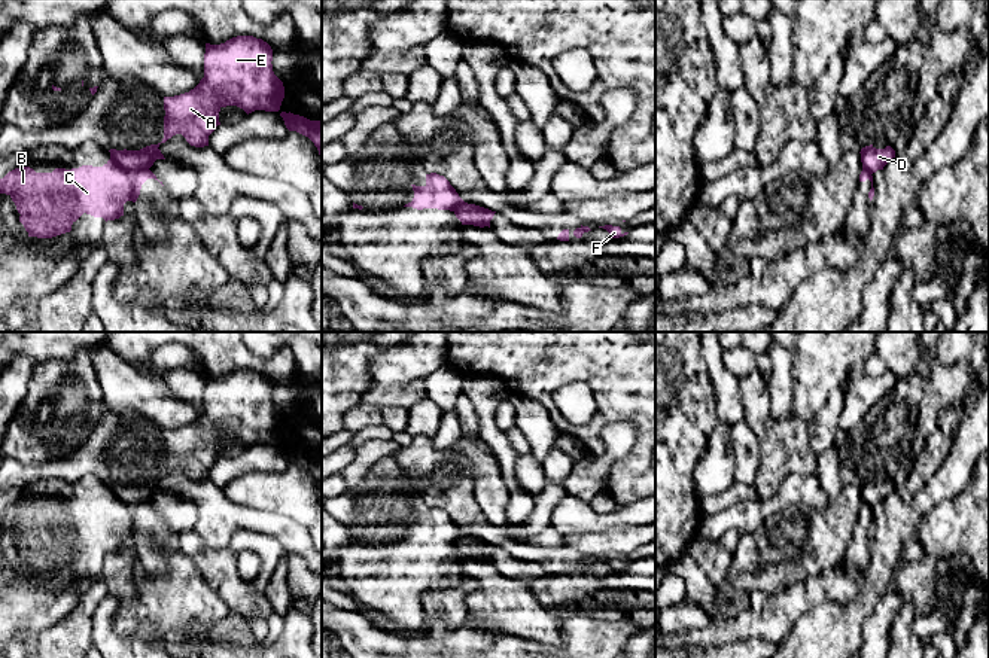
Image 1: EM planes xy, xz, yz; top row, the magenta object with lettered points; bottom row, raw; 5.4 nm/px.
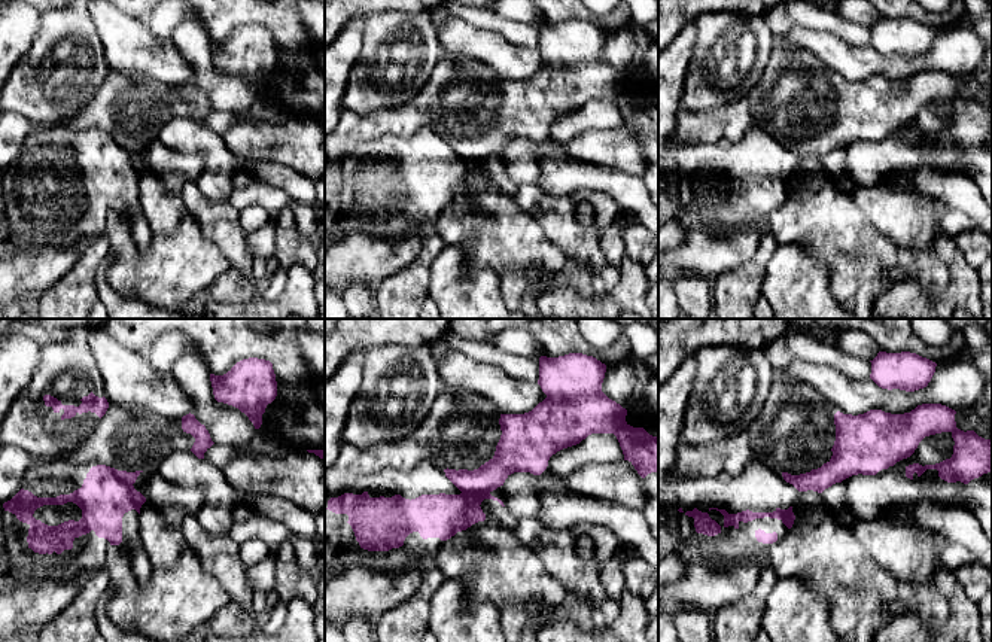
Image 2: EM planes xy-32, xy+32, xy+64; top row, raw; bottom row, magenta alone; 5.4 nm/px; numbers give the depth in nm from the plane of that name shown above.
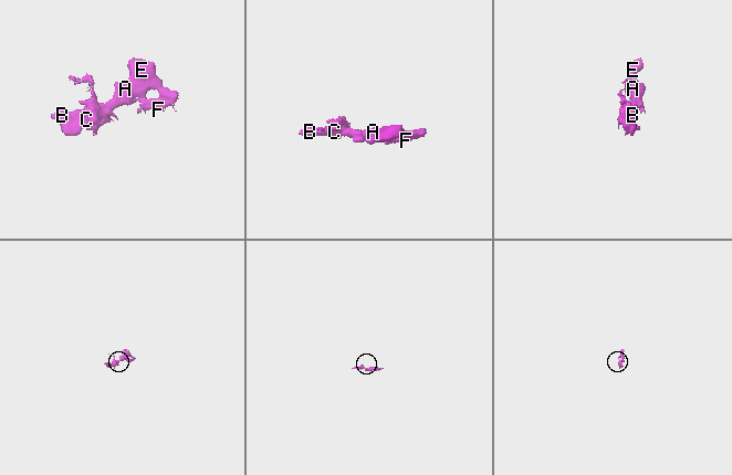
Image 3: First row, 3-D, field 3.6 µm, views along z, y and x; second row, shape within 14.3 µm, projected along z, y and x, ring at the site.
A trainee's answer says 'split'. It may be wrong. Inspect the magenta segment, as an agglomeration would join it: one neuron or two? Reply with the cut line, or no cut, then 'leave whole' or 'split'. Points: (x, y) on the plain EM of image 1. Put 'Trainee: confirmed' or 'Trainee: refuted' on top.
Trainee: confirmed
cut xy (110, 490), (125, 502), (148, 503); split

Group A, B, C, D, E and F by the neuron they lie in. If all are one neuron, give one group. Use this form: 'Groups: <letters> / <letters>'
Groups: A D E F / B C

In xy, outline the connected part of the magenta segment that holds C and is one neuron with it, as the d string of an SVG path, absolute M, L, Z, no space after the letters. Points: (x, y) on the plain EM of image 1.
M112 491L103 500L82 499L79 502L55 502L52 506L36 506L19 500L0 512L0 527L6 527L16 539L19 555L28 570L52 572L71 564L71 558L83 548L115 554L124 549L124 537L136 536L141 518L156 509L147 503L125 503Z

